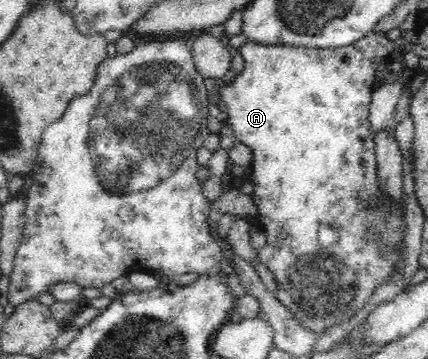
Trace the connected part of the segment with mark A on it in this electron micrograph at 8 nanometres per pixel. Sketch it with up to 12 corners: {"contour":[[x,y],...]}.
{"contour":[[248,41],[219,88],[277,300],[315,333],[393,277],[369,107],[395,41]]}

